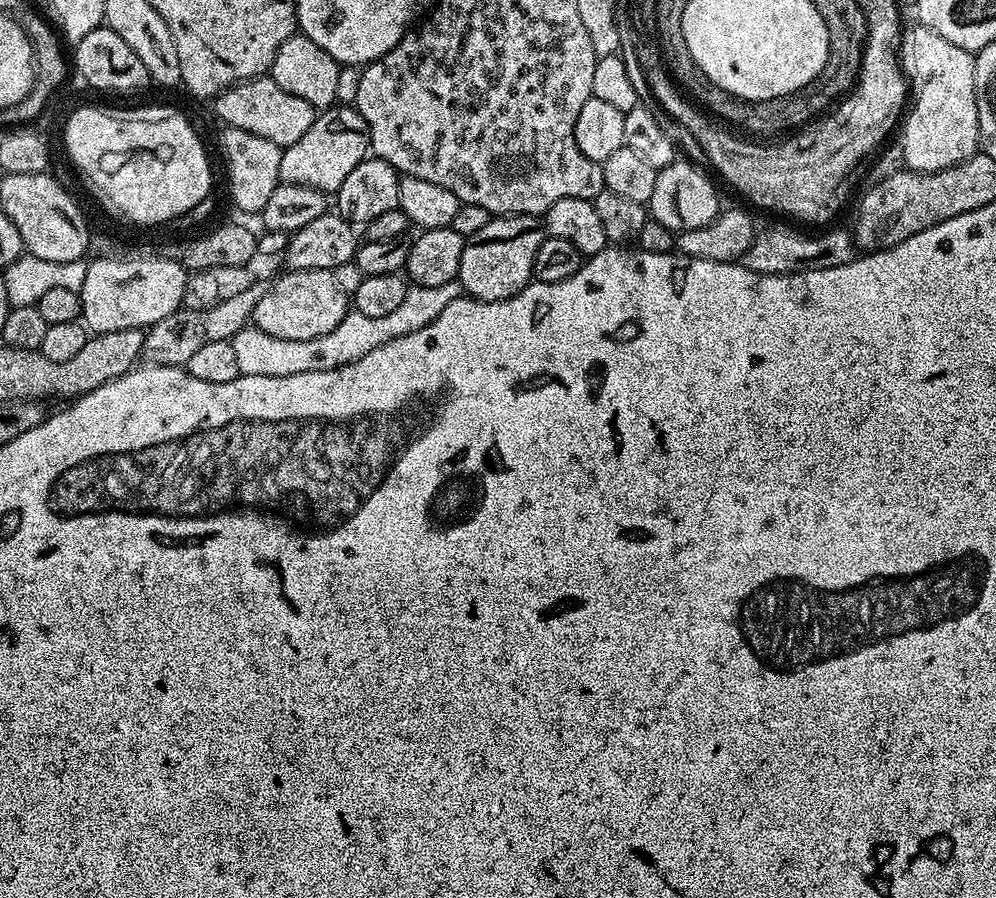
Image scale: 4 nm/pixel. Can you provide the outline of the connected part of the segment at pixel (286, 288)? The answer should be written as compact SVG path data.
M288 270L285 273L285 276L277 278L273 288L265 291L260 304L252 312L255 327L266 334L274 334L274 338L287 340L309 340L330 334L330 330L334 330L350 310L349 293L338 286L332 271Z

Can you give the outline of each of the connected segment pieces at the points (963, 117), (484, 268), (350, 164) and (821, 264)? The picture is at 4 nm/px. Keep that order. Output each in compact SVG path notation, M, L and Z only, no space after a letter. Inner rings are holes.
M917 23L916 28L905 27L900 38L900 67L903 68L907 83L910 85L910 107L902 120L904 137L898 140L904 151L905 165L913 172L937 172L946 170L963 160L977 155L980 148L980 127L978 126L978 106L974 70L976 62L973 53L946 42L942 34L930 30L925 24Z
M498 216L492 219L478 234L467 237L462 250L462 262L458 266L458 283L473 300L498 302L516 296L526 285L533 283L532 267L534 254L538 254L538 246L542 246L546 232L541 221L535 216Z
M352 106L325 108L317 115L314 126L310 126L294 146L283 149L280 179L286 184L310 186L325 194L335 194L342 182L346 182L350 170L354 170L369 152L370 134L366 118L362 118L360 112Z
M791 223L788 224L776 224L773 226L773 228L766 229L765 232L764 229L757 231L756 235L752 237L751 246L749 246L747 250L744 251L744 255L742 257L742 263L744 267L749 268L750 270L754 270L755 272L757 272L758 274L762 274L763 276L769 276L770 274L782 274L783 276L790 276L794 272L809 272L810 270L826 270L827 268L833 268L834 266L842 266L843 264L848 264L851 262L851 260L856 259L858 255L858 249L856 246L853 233L849 231L849 229L847 232L847 230L844 228L829 227L827 230L824 230L824 231L829 230L829 232L824 232L821 234L821 236L807 236L806 233L799 232L799 230L796 228L791 228L791 226L792 227L796 227L796 226L793 226Z

